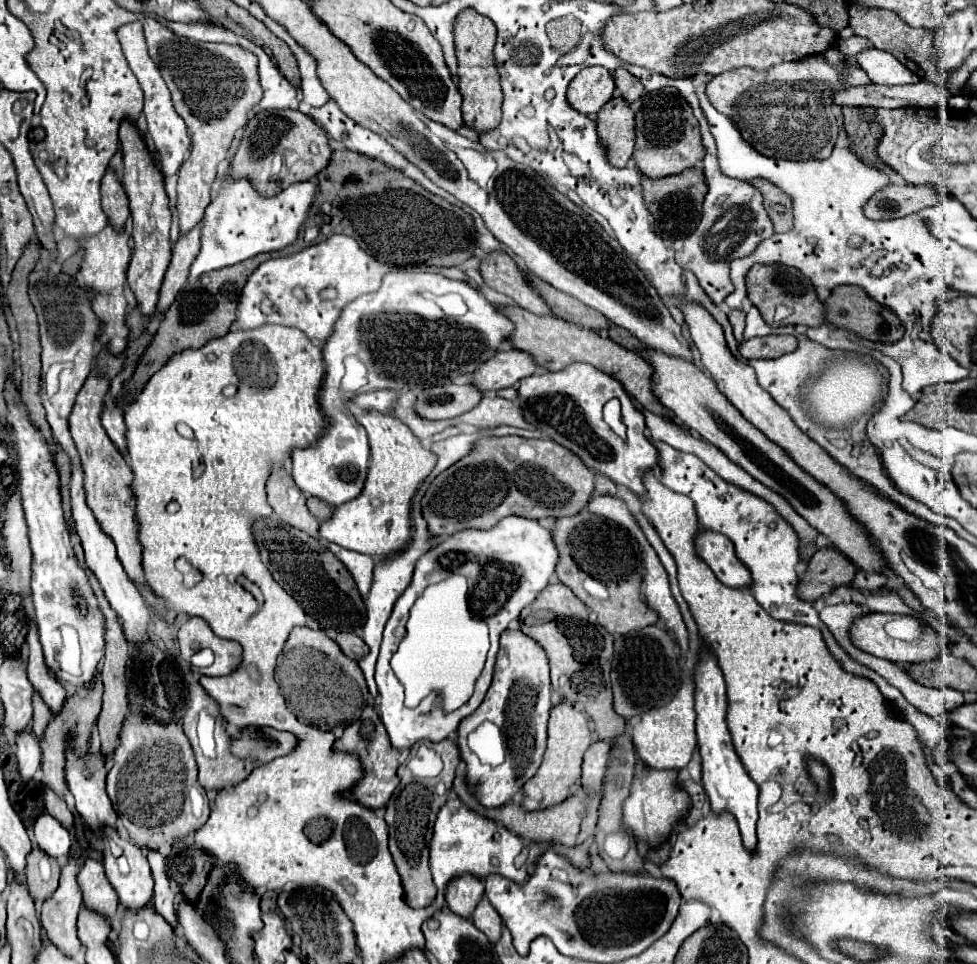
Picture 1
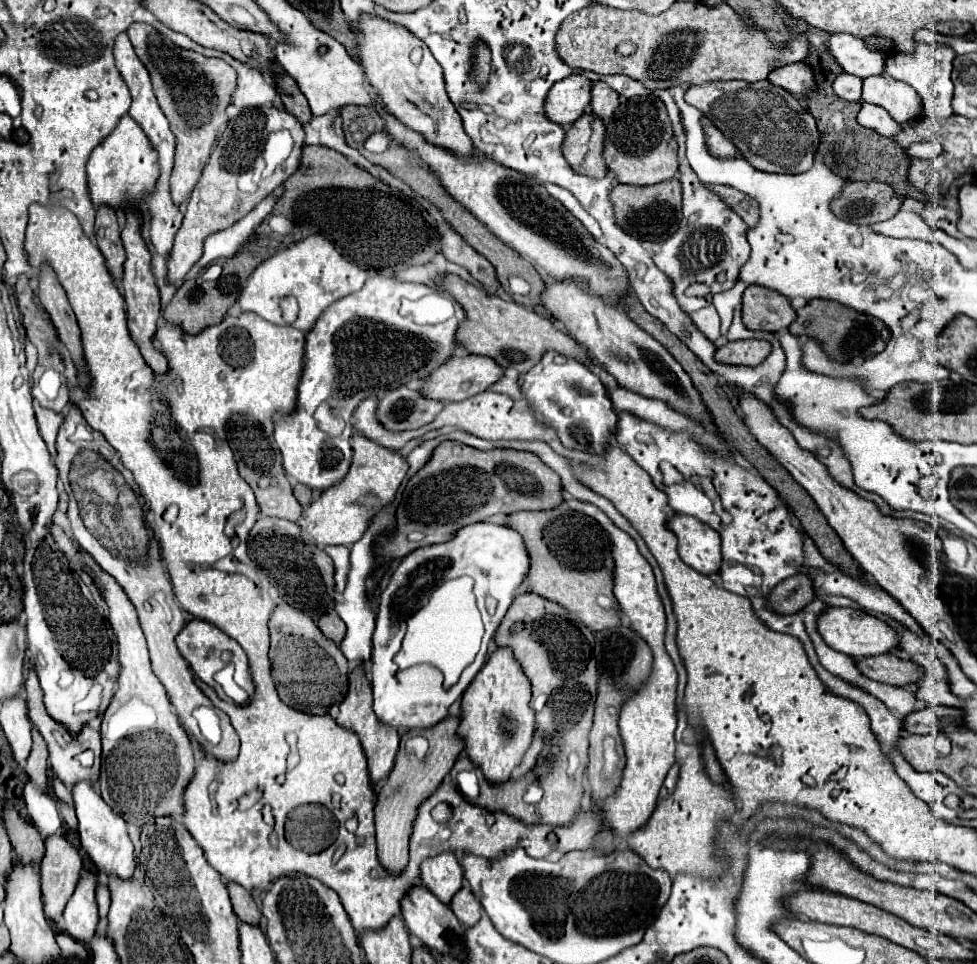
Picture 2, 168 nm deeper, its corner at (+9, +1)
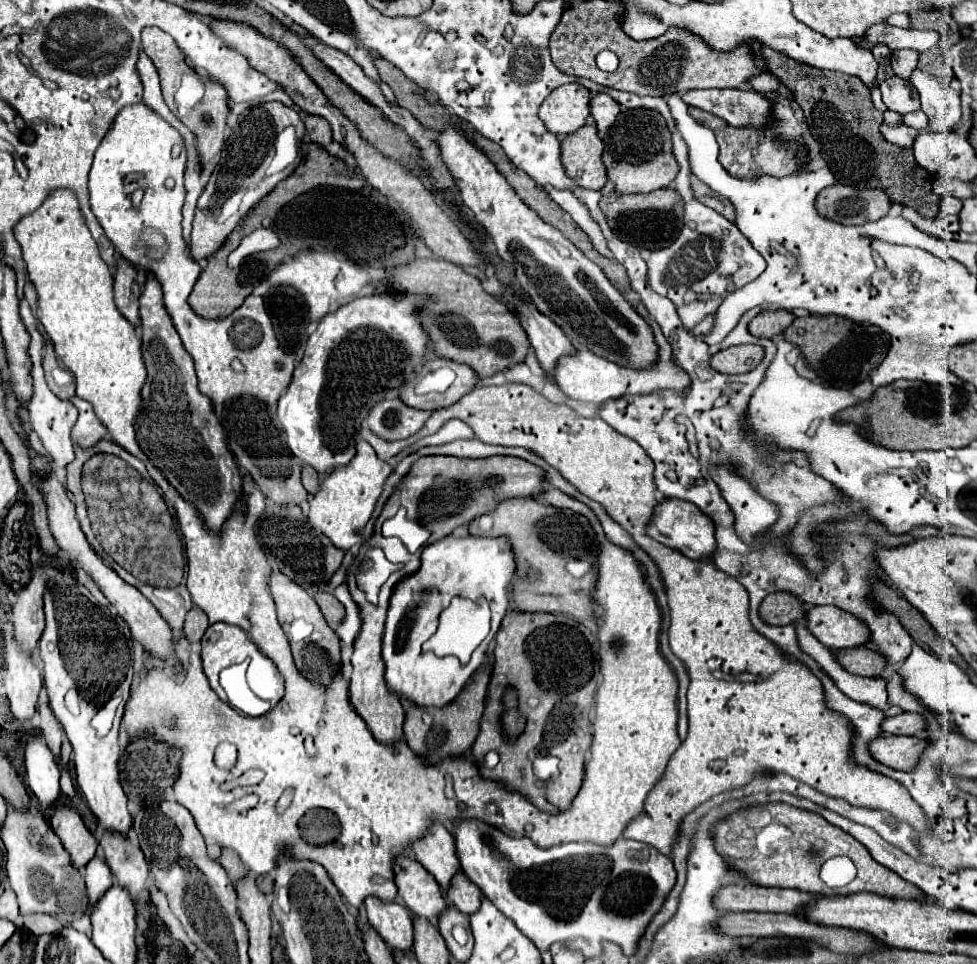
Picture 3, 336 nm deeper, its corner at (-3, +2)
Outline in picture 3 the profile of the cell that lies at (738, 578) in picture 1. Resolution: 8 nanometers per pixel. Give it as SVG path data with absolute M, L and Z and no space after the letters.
M664 499L654 507L652 519L646 527L646 535L650 535L652 539L656 539L658 543L666 545L666 547L674 547L676 551L680 551L682 555L690 557L690 559L704 559L710 557L712 549L716 547L714 543L714 525L710 521L710 517L706 517L704 513L700 513L698 507L694 507L688 501L682 499Z

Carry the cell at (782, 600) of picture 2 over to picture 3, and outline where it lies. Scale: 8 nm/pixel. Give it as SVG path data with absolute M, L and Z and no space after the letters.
M782 591L782 593L772 593L768 595L760 609L758 609L762 621L766 625L790 625L798 619L804 617L804 609L802 609L802 601L796 599L794 595Z

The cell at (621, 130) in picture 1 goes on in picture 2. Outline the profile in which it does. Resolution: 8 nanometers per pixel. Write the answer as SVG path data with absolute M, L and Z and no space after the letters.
M582 114L574 124L566 130L564 140L564 156L570 166L594 178L604 178L608 174L604 162L604 138L606 126L602 118L594 118L594 114Z

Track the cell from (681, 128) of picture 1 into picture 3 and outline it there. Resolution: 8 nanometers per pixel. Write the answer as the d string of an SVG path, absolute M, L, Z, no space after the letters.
M628 109L620 113L616 123L610 127L604 143L606 147L602 161L606 165L606 175L614 183L614 189L622 195L652 193L656 189L664 189L674 181L678 173L678 163L672 155L670 131L656 111Z

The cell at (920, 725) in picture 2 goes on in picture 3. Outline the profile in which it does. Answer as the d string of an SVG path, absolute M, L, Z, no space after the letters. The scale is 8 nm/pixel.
M900 713L882 721L882 733L892 735L922 735L924 719L918 713Z

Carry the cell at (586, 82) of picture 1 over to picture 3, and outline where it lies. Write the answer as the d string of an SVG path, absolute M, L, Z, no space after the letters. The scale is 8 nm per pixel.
M578 83L554 89L538 111L546 129L558 137L578 131L590 115L590 91Z

